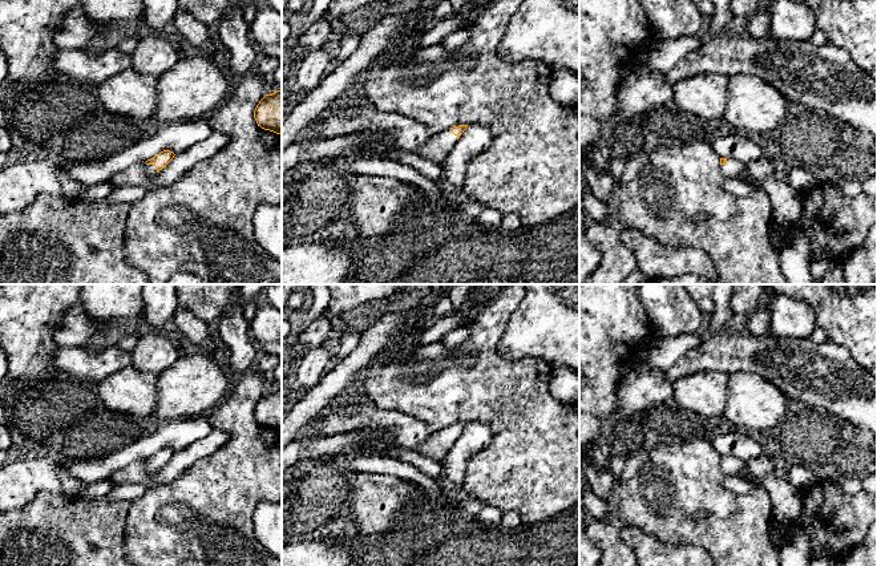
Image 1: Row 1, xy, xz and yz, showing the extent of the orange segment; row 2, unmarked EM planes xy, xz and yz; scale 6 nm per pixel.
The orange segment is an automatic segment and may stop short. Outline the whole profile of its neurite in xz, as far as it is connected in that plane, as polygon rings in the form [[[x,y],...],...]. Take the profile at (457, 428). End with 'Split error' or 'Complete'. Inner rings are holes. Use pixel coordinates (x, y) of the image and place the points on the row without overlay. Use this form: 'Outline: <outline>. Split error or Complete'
Outline: [[[458,423],[437,430],[424,445],[420,453],[435,461],[450,456],[452,446],[468,423]]]. Split error

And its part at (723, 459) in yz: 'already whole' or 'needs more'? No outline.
needs more

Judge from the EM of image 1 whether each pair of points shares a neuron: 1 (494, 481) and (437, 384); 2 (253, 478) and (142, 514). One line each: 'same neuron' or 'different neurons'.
1: same neuron
2: same neuron

